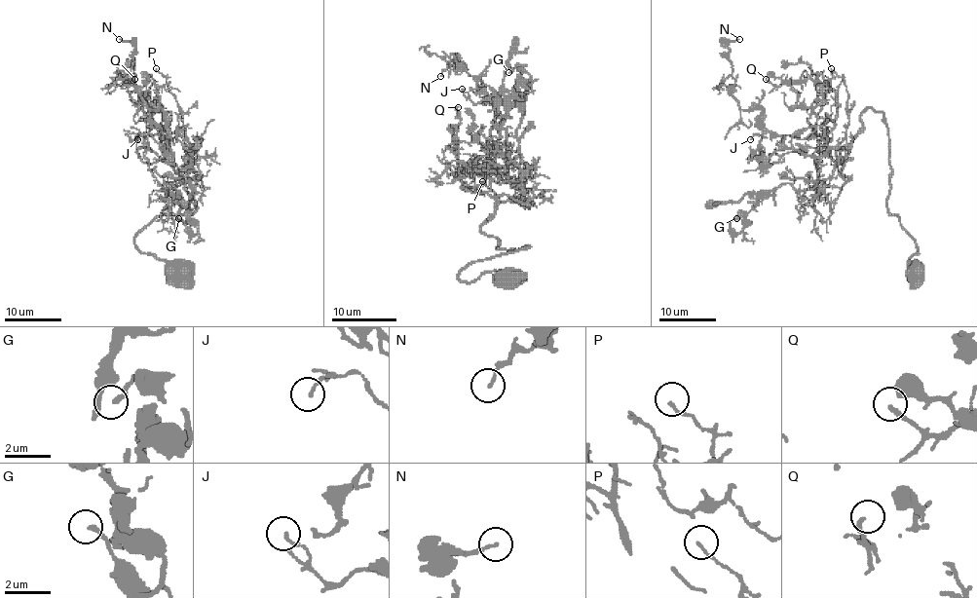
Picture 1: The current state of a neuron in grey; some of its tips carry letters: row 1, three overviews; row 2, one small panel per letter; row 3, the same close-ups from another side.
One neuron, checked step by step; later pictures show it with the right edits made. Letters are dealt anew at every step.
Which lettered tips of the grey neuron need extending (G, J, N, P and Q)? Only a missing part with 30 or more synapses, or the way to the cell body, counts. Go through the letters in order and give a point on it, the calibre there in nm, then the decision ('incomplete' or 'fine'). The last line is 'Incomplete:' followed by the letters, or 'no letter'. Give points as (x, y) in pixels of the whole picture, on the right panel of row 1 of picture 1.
G: (736, 218) | 190 nm | fine
J: (750, 139) | 120 nm | fine
N: (739, 39) | 130 nm | fine
P: (831, 68) | 110 nm | fine
Q: (766, 79) | 130 nm | fine
Incomplete: no letter

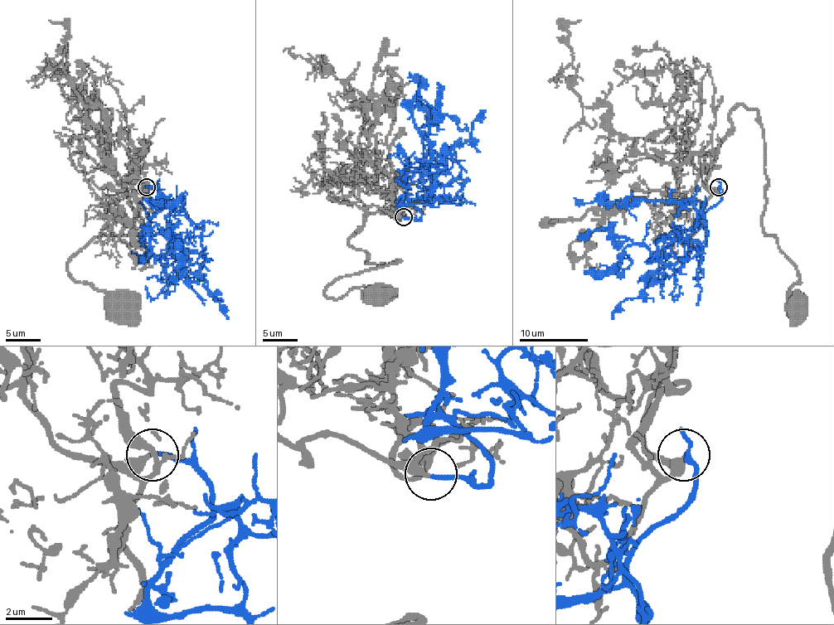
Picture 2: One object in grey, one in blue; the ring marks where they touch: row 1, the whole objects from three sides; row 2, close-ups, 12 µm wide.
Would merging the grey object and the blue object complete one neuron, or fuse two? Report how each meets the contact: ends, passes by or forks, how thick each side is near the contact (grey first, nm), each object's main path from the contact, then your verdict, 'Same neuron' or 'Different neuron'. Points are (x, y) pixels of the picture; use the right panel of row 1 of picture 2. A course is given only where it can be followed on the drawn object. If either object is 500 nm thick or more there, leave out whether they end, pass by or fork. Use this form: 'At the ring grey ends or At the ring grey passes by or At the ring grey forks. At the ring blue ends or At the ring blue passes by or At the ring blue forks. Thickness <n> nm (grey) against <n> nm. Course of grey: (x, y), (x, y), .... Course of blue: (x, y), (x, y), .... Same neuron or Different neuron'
At the ring grey ends. At the ring blue ends. Thickness 360 nm (grey) against 220 nm. Course of grey: (719, 187), (707, 172), (729, 113), (744, 104), (763, 139), (762, 229), (797, 272), (793, 303). Course of blue: (719, 187), (722, 198), (701, 217), (701, 243), (661, 239), (657, 260), (629, 244), (617, 270), (626, 259). Same neuron

